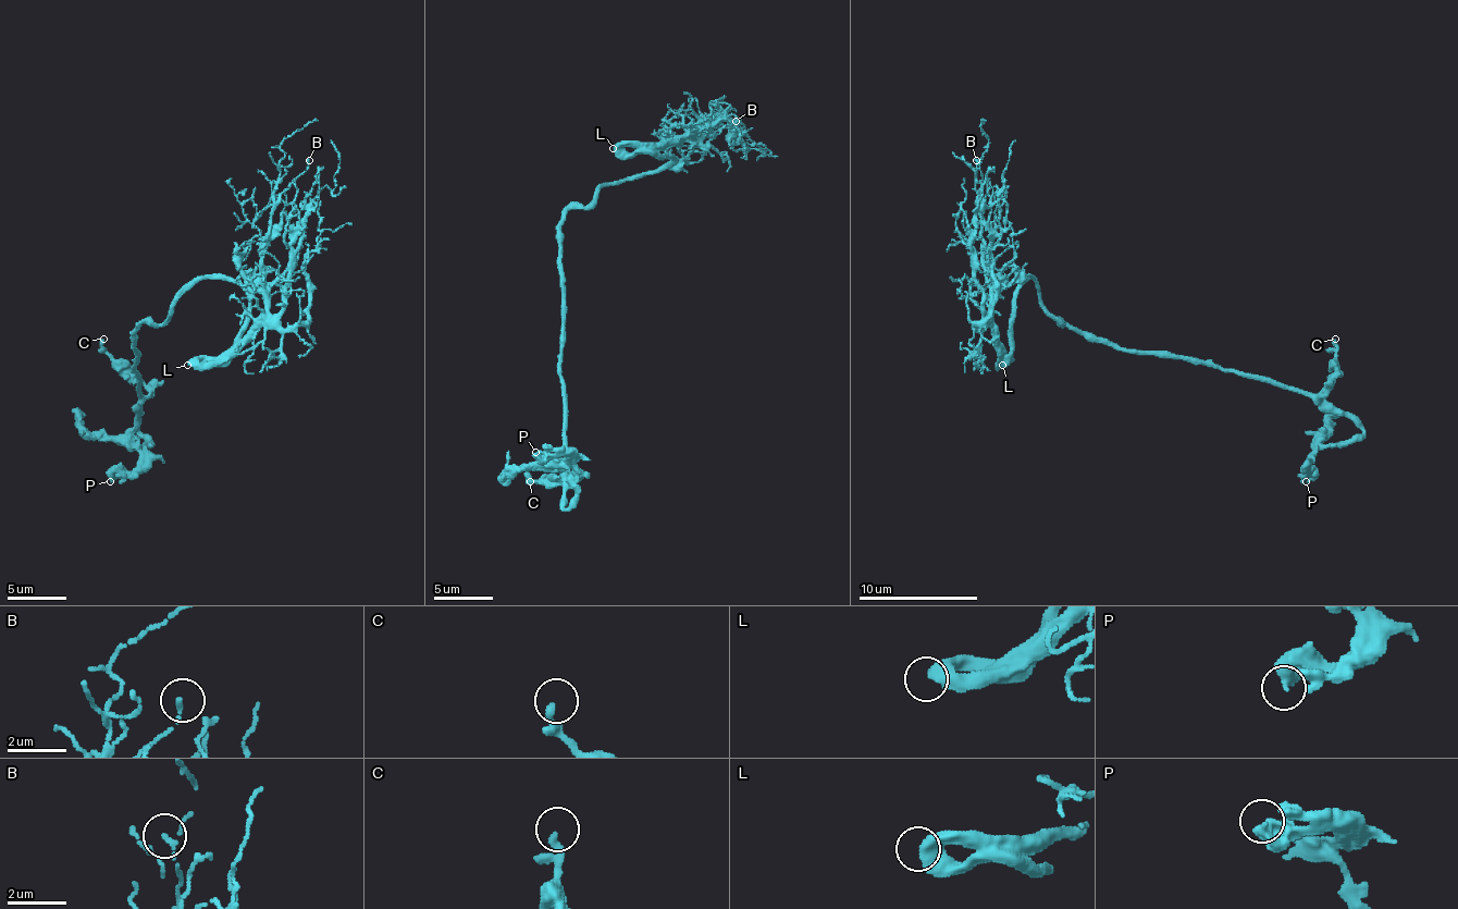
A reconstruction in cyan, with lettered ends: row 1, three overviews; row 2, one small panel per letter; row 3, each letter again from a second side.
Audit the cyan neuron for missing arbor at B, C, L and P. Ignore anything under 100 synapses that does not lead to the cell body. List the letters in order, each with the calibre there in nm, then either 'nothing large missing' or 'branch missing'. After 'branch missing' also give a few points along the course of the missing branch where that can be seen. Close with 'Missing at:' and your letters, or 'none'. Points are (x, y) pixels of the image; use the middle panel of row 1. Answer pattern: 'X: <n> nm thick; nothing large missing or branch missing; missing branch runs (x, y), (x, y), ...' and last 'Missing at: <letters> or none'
B: 150 nm thick; nothing large missing
C: 170 nm thick; nothing large missing
L: 420 nm thick; branch missing
P: 340 nm thick; nothing large missing
Missing at: L

